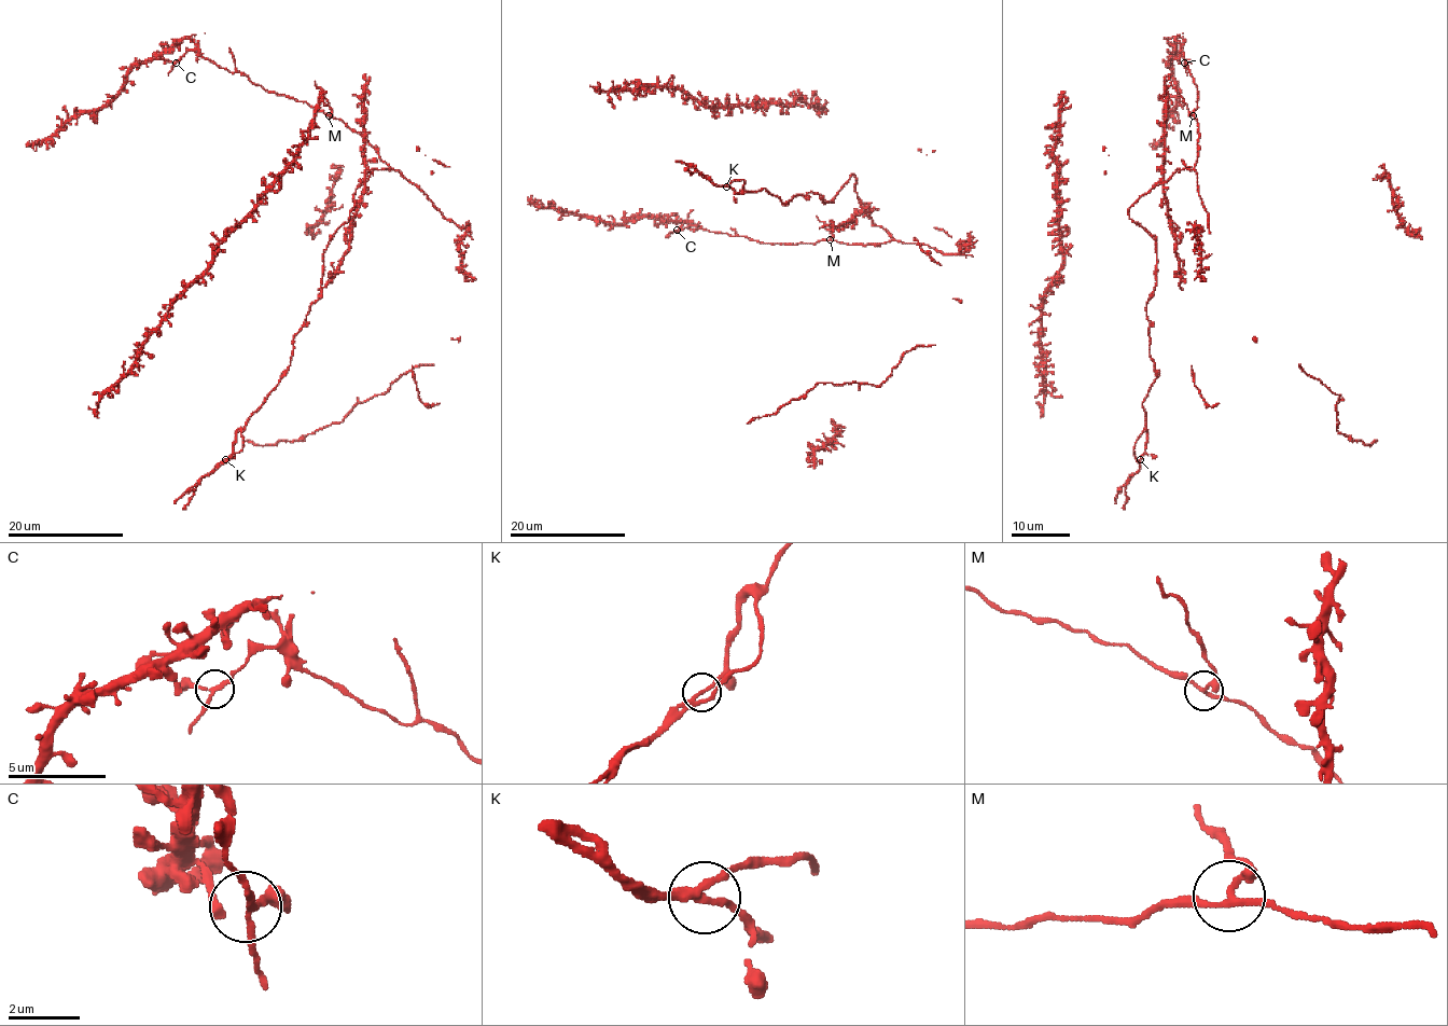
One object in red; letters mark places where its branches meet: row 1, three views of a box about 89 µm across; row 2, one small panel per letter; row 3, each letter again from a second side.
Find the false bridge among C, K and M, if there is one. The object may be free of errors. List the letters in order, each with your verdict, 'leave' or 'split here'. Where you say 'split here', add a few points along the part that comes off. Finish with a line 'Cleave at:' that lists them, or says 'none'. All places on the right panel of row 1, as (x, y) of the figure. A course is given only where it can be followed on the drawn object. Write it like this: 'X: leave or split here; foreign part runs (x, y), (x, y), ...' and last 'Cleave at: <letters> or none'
C: leave
K: leave
M: split here; foreign part runs (1193, 115), (1171, 81)
Cleave at: M

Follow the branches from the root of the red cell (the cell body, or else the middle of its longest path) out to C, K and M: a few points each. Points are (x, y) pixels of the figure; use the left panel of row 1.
C: (444, 216), (340, 120), (305, 101), (268, 93), (245, 75), (219, 68), (193, 51), (176, 63)
K: (444, 216), (393, 169), (374, 169), (356, 190), (323, 253), (320, 295), (294, 335), (289, 370), (225, 460)
M: (444, 216), (419, 189), (391, 169), (359, 134), (340, 120), (328, 115)

